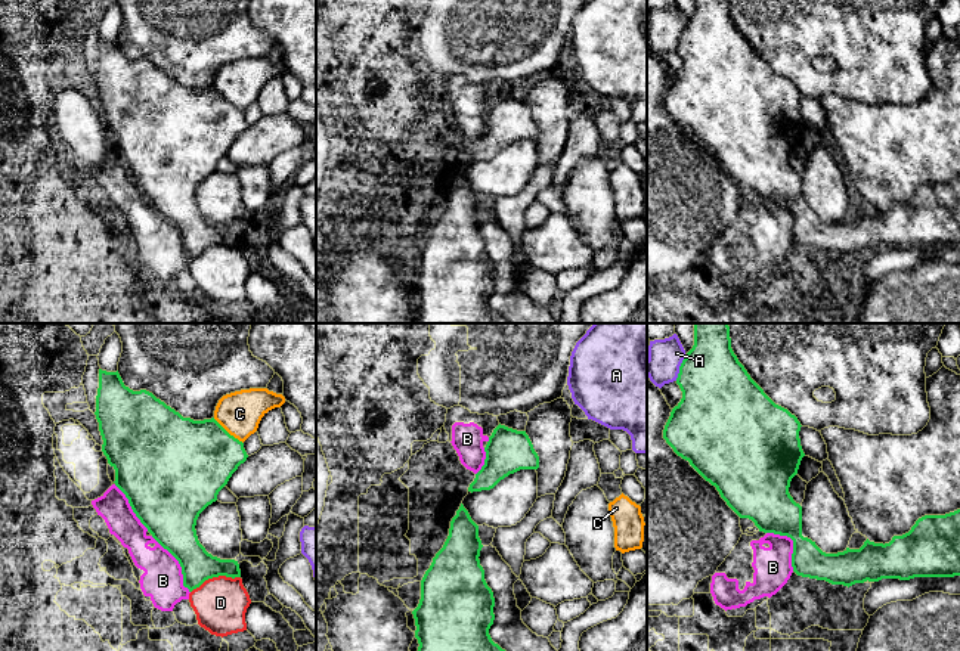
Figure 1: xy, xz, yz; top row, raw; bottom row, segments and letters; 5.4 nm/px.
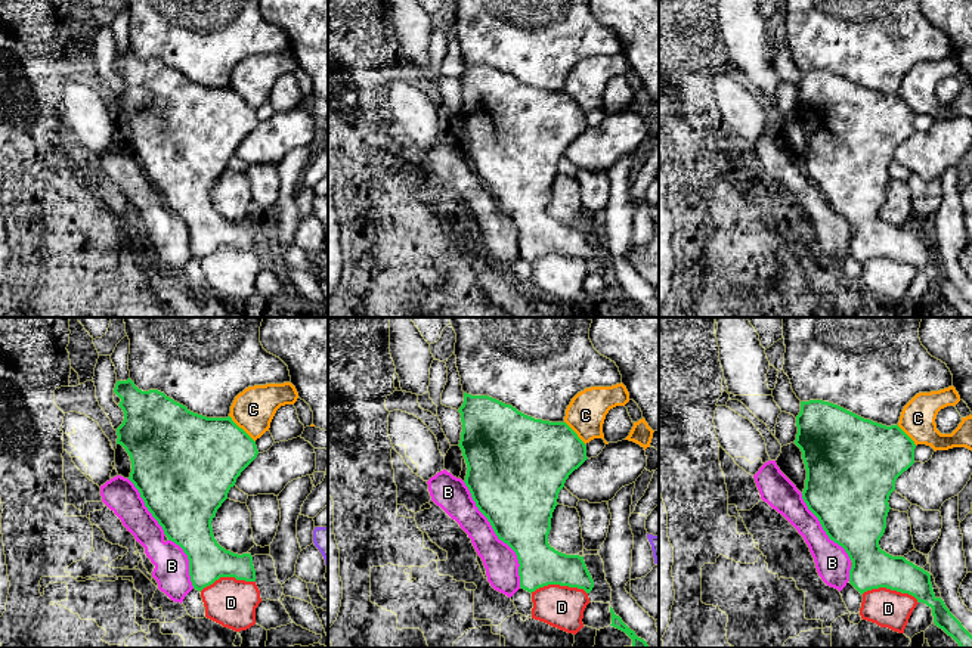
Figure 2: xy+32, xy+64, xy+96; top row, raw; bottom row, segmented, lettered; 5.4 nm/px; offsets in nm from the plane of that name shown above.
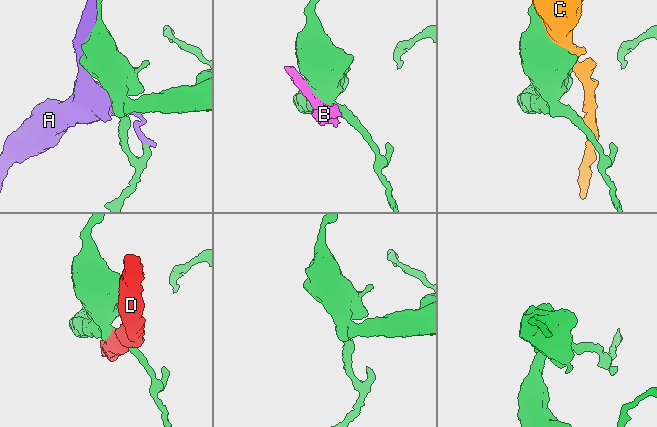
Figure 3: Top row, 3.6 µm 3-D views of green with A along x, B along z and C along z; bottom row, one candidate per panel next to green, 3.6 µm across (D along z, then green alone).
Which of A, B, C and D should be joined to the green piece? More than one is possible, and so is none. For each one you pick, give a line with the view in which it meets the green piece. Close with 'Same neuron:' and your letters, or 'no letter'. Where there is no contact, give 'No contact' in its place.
Same neuron: no letter

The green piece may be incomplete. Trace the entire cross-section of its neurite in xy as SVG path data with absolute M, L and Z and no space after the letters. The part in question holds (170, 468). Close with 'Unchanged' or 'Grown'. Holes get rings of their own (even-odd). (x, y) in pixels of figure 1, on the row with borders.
M99 369L95 415L103 440L102 452L115 469L115 486L152 537L179 561L183 586L192 592L213 577L241 577L238 561L220 559L205 551L195 526L199 514L217 500L219 492L247 461L244 443L214 418L183 418L152 393L130 390L118 371Z. Unchanged

